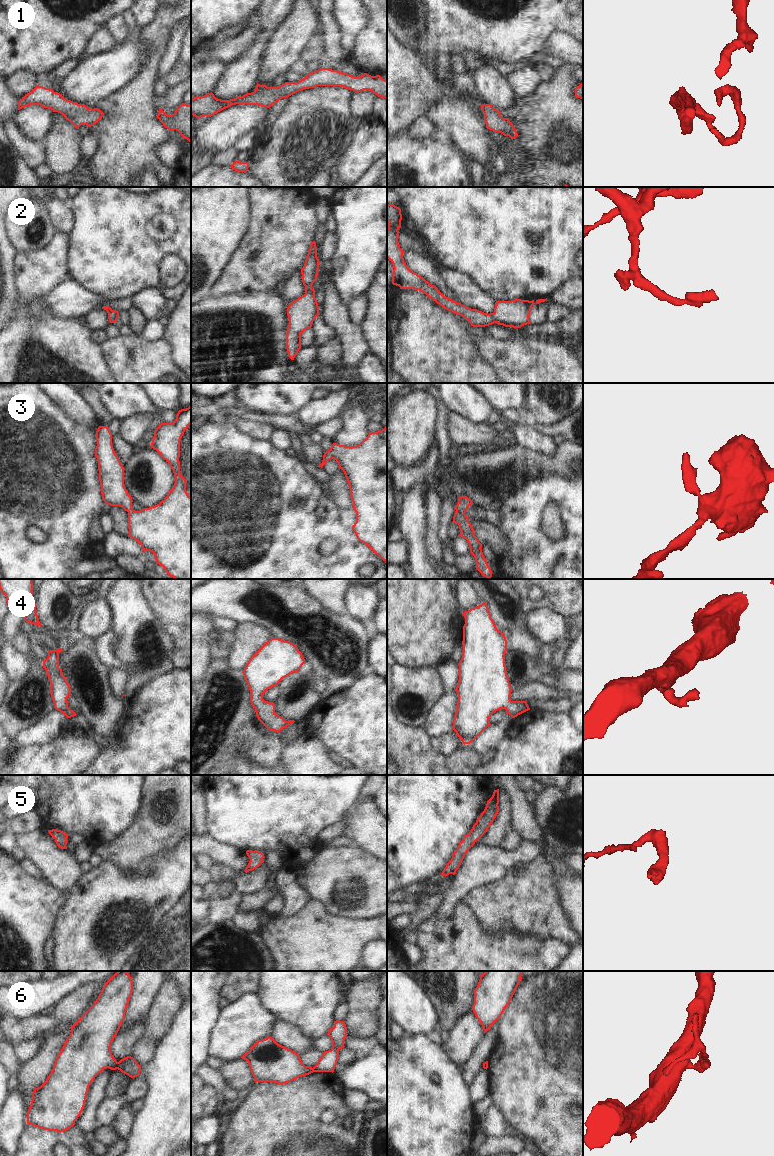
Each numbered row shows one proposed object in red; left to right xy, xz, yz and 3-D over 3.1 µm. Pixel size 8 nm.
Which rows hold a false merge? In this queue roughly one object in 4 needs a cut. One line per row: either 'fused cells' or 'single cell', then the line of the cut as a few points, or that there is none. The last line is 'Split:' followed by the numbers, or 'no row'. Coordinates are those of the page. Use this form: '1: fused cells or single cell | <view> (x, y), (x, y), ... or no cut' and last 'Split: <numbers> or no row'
1: single cell | no cut
2: single cell | no cut
3: single cell | no cut
4: single cell | no cut
5: single cell | no cut
6: fused cells | xy (118, 1062), (116, 1068)
Split: 6

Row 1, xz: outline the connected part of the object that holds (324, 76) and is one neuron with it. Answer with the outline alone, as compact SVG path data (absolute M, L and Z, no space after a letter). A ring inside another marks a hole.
M320 68L314 72L309 72L305 78L298 82L285 82L277 87L267 87L257 83L256 89L252 93L230 100L218 99L212 92L204 96L196 96L191 99L191 115L197 119L204 116L211 117L236 104L259 105L270 108L282 98L288 98L301 90L317 86L341 86L354 92L368 90L378 97L387 98L387 80L380 75L371 76L364 73L356 77L338 70Z

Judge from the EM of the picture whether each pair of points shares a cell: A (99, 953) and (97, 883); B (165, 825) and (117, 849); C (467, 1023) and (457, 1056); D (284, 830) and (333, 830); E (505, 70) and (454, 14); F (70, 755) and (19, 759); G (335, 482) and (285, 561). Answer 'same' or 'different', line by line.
A: same
B: same
C: same
D: different
E: different
F: same
G: different

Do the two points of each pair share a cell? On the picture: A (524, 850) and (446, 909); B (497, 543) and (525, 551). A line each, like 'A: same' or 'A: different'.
A: same
B: different

